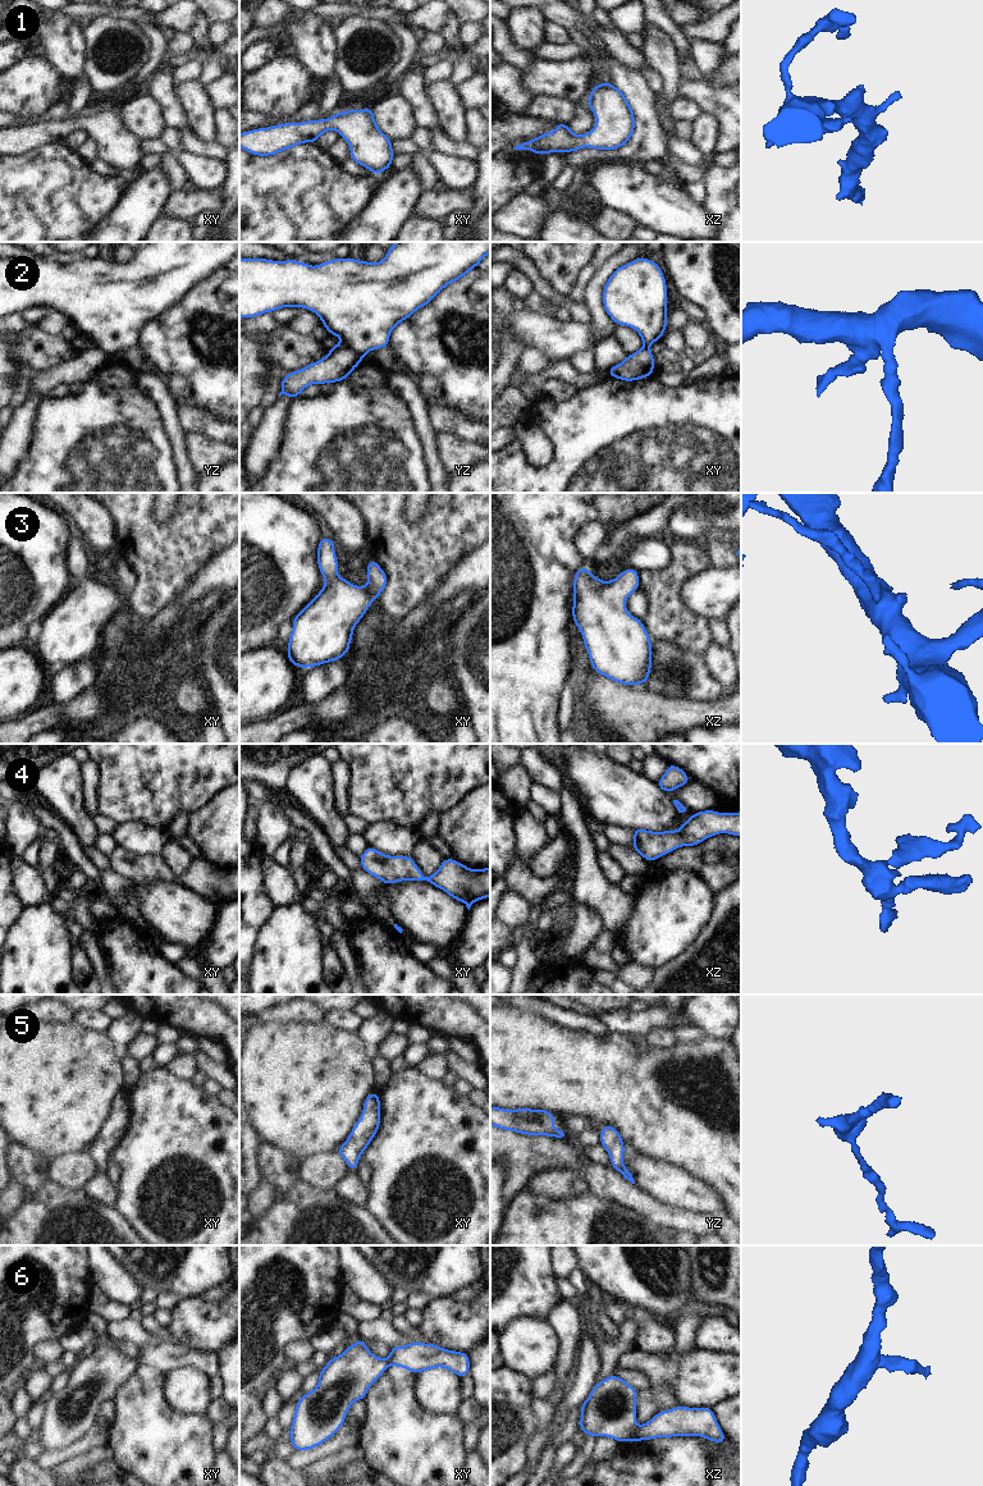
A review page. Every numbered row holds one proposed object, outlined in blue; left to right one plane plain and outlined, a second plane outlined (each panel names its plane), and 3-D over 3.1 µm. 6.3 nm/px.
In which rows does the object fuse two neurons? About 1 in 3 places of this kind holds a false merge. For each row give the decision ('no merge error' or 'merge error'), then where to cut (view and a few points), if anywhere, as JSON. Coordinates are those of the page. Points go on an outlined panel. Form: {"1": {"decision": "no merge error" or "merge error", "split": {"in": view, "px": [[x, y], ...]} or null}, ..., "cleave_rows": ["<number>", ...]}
{"1": {"decision": "no merge error", "split": null}, "2": {"decision": "merge error", "split": {"in": "yz", "px": [[343, 343], [361, 359]]}}, "3": {"decision": "no merge error", "split": null}, "4": {"decision": "no merge error", "split": null}, "5": {"decision": "no merge error", "split": null}, "6": {"decision": "merge error", "split": {"in": "xz", "px": [[639, 1426], [629, 1439]]}}, "cleave_rows": ["2", "6"]}

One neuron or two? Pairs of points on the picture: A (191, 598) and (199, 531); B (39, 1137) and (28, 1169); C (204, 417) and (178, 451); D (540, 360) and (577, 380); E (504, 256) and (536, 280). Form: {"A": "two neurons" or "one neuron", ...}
{"A": "two neurons", "B": "two neurons", "C": "two neurons", "D": "two neurons", "E": "one neuron"}

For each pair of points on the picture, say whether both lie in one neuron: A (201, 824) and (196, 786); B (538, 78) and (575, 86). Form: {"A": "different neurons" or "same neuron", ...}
{"A": "different neurons", "B": "same neuron"}

